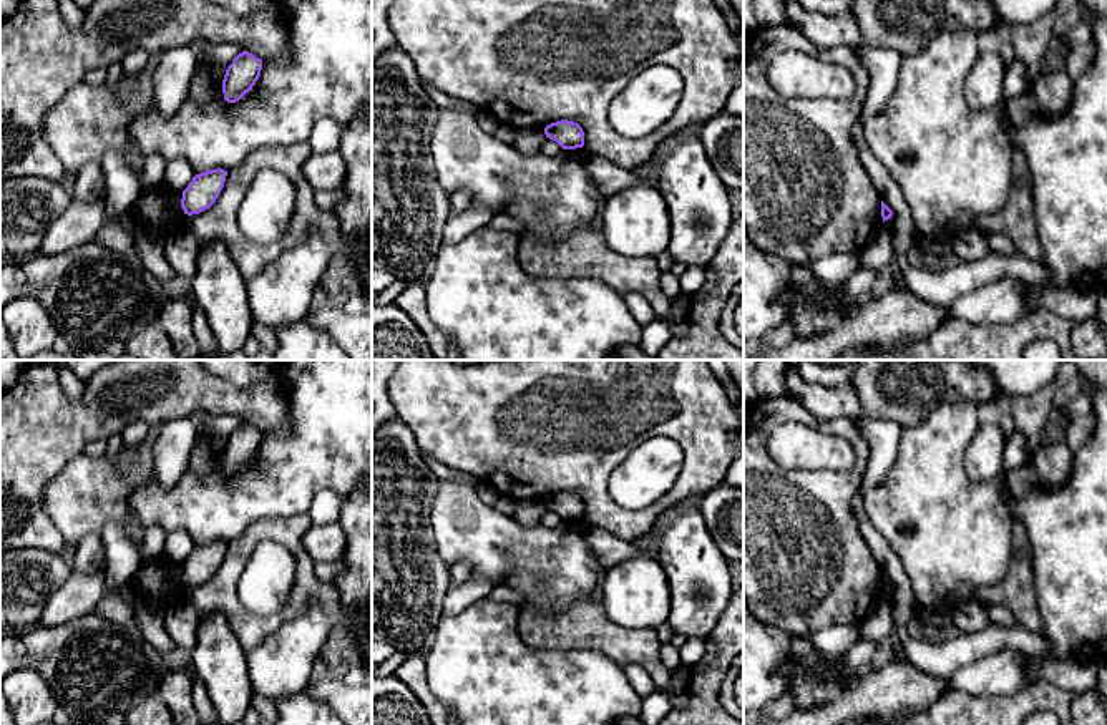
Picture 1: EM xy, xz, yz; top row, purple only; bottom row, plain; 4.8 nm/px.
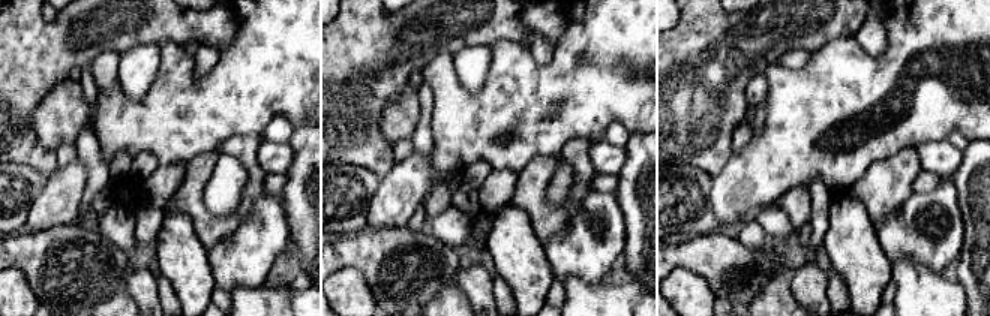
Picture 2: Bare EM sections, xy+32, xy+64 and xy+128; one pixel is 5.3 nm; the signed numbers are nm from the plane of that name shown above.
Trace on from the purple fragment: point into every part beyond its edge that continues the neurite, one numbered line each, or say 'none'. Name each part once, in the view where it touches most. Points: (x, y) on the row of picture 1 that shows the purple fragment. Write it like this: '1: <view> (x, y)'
none

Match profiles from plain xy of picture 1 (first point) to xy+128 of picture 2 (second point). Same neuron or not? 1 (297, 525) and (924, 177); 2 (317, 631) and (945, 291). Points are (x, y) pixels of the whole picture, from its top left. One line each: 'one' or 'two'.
1: two
2: two

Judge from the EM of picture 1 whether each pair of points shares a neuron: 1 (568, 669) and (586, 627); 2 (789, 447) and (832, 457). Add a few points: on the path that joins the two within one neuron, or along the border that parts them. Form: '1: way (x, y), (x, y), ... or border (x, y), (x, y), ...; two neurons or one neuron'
1: border (538, 649), (594, 649), (614, 661); two neurons
2: way (799, 447), (822, 452); one neuron

